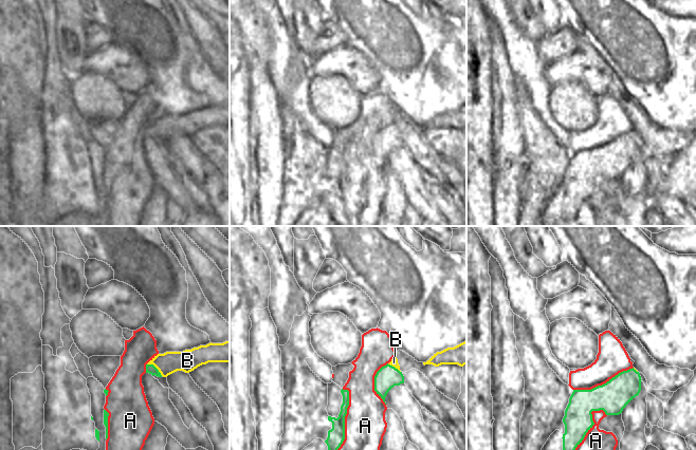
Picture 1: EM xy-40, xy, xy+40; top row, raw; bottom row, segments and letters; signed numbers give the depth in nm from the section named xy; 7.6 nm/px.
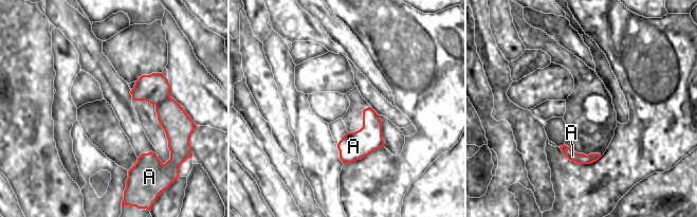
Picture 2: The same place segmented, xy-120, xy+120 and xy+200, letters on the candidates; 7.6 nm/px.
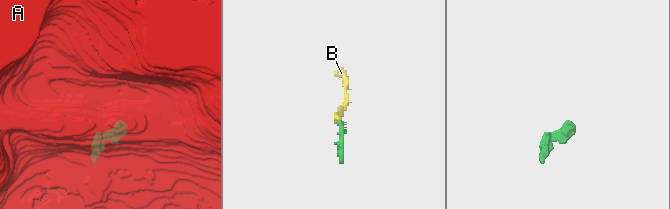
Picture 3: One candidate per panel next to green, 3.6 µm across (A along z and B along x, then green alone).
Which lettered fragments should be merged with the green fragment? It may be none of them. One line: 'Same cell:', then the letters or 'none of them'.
Same cell: B

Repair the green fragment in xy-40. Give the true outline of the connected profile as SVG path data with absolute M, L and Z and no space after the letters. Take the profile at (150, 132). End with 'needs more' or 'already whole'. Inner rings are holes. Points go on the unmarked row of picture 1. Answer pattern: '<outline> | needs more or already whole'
M230 105L210 106L183 115L158 117L146 128L146 136L167 140L177 134L189 136L208 126L230 126Z | needs more

